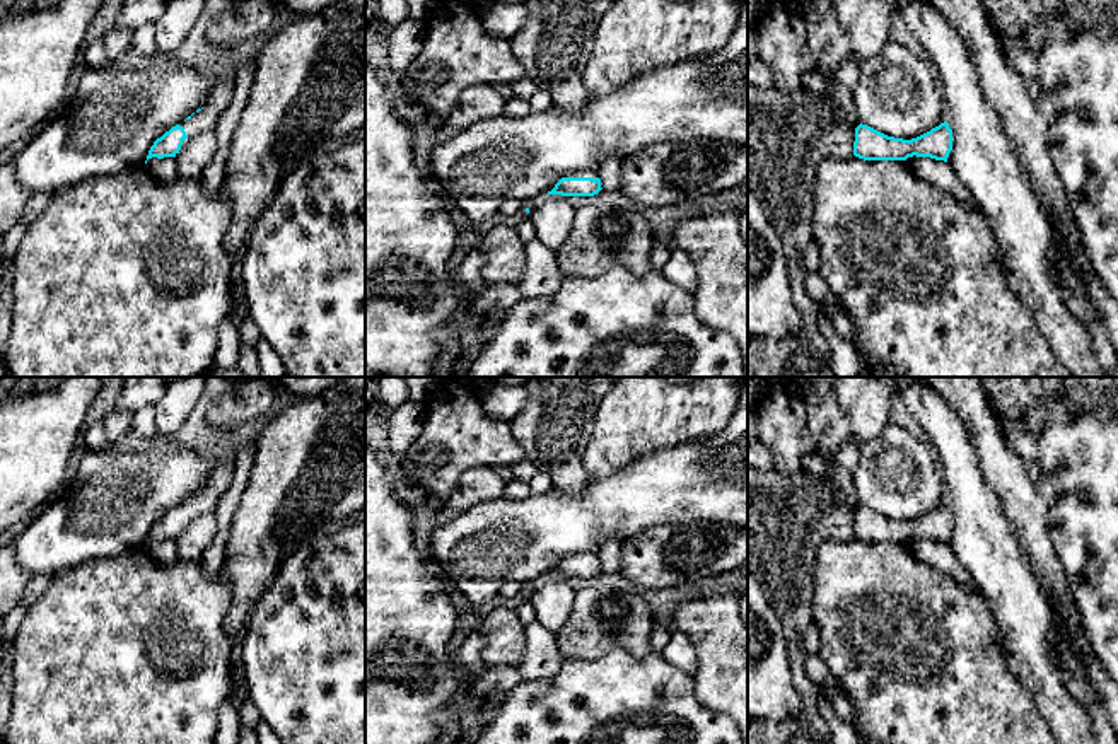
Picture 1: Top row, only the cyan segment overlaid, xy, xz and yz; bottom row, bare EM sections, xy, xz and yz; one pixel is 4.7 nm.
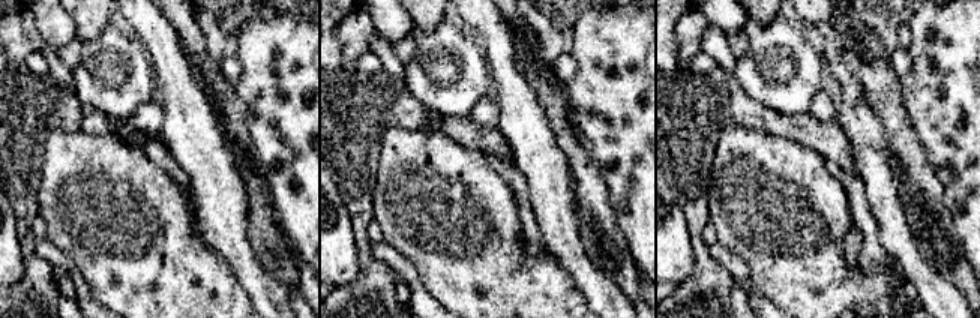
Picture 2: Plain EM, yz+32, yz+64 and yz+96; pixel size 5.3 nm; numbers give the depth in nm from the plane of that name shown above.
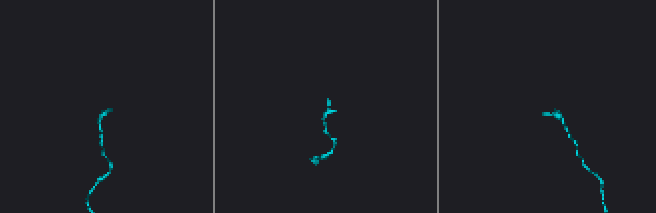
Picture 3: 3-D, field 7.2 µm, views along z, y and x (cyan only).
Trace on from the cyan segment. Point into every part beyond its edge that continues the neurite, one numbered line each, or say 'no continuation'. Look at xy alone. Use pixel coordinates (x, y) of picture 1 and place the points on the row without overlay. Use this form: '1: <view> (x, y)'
1: xy (205, 502)

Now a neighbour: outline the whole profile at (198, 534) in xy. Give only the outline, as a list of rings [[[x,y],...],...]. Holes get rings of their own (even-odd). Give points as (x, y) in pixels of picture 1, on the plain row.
[[[215,514],[193,519],[174,539],[179,560],[201,560],[218,531]]]

